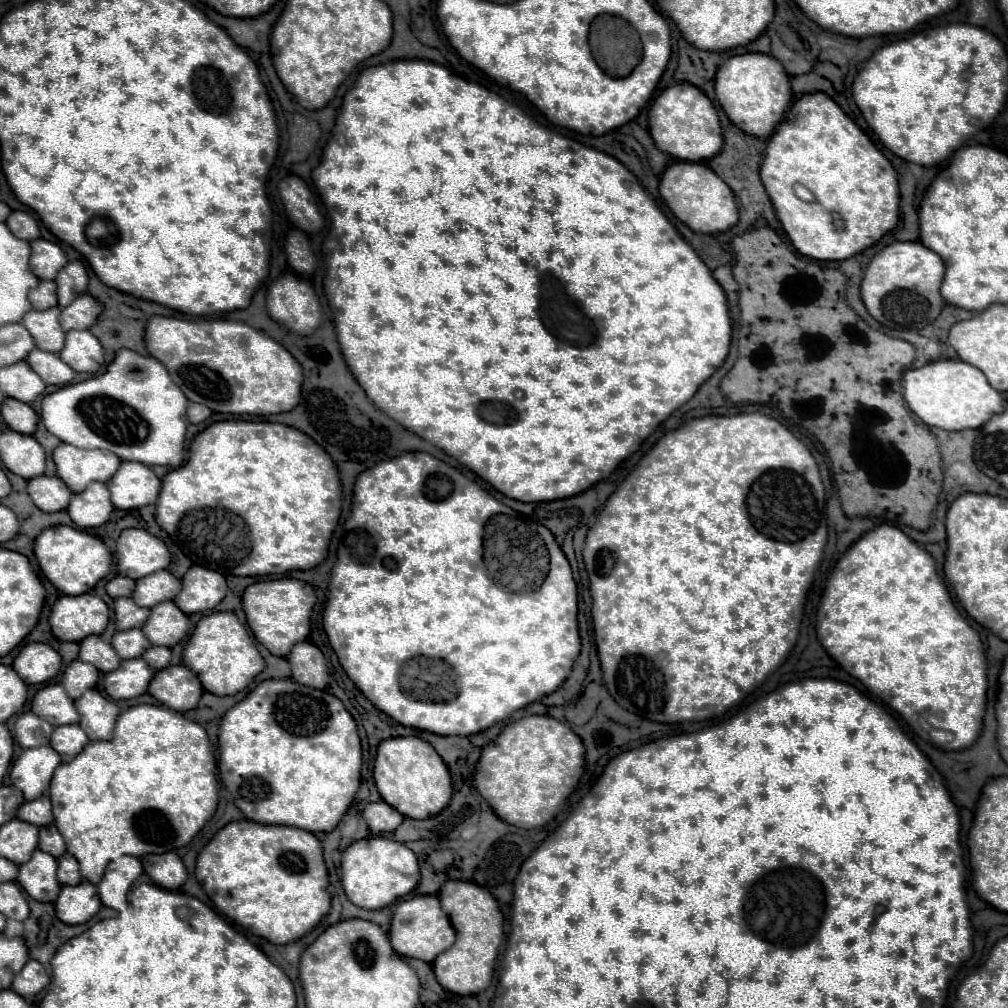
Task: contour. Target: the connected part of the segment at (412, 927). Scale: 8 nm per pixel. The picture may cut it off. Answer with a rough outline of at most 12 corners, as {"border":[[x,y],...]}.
{"border":[[437,896],[399,902],[389,940],[433,962],[455,930]]}

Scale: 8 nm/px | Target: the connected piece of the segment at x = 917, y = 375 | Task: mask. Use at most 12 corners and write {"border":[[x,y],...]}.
{"border":[[963,360],[907,370],[903,396],[927,426],[981,428],[1005,408]]}

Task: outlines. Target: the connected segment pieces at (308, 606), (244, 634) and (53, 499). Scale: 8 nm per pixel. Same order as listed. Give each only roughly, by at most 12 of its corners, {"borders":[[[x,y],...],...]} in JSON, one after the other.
{"borders":[[[295,578],[243,594],[249,630],[285,658],[309,636],[315,590]],[[233,612],[203,616],[183,662],[215,696],[265,668]],[[57,476],[29,480],[27,492],[43,512],[69,506],[73,492]]]}

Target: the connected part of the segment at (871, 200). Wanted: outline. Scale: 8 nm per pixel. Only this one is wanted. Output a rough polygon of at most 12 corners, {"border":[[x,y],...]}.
{"border":[[823,92],[761,162],[799,254],[847,260],[897,226],[897,174]]}

